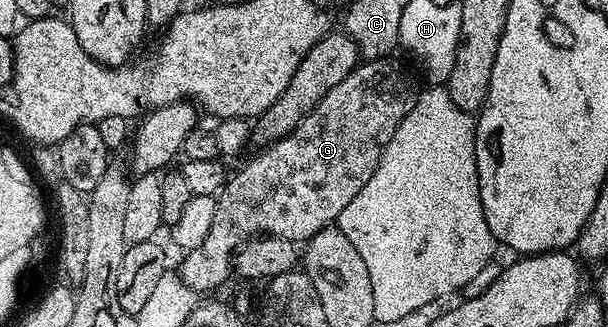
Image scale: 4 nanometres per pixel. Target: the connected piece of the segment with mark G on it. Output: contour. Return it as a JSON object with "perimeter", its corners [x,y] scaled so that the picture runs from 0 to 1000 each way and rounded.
{"perimeter":[[[645,177],[609,180],[589,190],[587,208],[492,379],[484,401],[472,407],[459,431],[441,440],[418,486],[410,486],[390,526],[375,538],[373,557],[355,599],[357,636],[347,676],[347,700],[340,700],[340,725],[334,725],[334,749],[303,771],[304,795],[294,820],[294,844],[308,875],[322,896],[350,890],[375,859],[383,829],[383,786],[391,761],[410,731],[424,719],[451,719],[477,731],[485,749],[500,746],[518,713],[538,691],[553,685],[558,651],[577,627],[577,602],[610,554],[617,517],[627,489],[630,456],[643,419],[650,419],[650,394],[676,346],[686,315],[688,269],[679,269],[673,229]]]}

